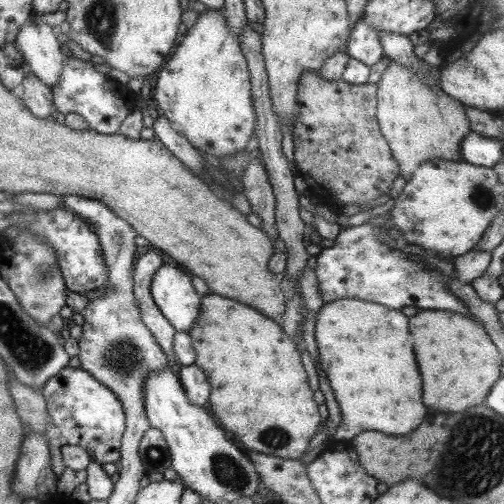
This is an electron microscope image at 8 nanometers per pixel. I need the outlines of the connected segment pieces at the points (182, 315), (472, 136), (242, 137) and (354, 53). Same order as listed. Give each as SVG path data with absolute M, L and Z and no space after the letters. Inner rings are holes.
M164 259L151 276L149 294L176 332L187 332L193 326L200 296L191 284L190 274L180 272L172 261Z
M470 131L459 144L461 160L473 166L487 166L492 168L503 158L503 147L499 139L482 137Z
M207 9L206 11L199 12L199 16L195 23L191 28L189 28L189 30L187 30L187 34L185 34L183 40L177 45L173 55L162 64L159 71L154 75L156 80L153 90L153 100L155 104L157 104L156 111L158 114L163 114L163 116L169 120L173 130L182 134L193 148L201 150L201 152L205 152L205 154L211 154L211 156L215 156L215 158L223 158L223 156L229 156L229 154L235 154L235 152L239 152L239 150L244 150L247 141L252 138L255 112L253 112L253 104L251 104L249 75L246 61L240 51L238 38L235 37L235 34L233 34L231 30L229 30L229 26L227 26L227 22L225 22L225 18L223 18L222 9Z
M362 17L355 24L348 34L345 53L359 63L373 66L384 57L378 33L365 25Z

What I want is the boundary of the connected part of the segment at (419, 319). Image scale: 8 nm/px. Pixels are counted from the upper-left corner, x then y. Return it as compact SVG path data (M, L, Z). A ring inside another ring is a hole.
M419 310L409 318L409 332L413 336L413 352L423 380L423 404L441 412L461 412L484 400L499 378L502 358L483 326L477 326L465 314L449 310Z

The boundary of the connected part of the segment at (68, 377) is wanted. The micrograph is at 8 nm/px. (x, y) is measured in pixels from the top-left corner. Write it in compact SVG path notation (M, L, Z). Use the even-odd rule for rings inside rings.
M65 366L51 376L40 389L45 399L50 422L66 444L77 445L91 457L92 462L103 466L120 458L120 438L124 432L124 411L115 394L89 372L78 366Z

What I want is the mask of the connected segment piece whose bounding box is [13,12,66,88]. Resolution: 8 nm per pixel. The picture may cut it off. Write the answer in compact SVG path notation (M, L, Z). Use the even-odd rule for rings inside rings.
M34 12L25 24L21 25L21 30L13 43L29 65L31 73L51 88L59 79L66 51L57 42L53 27L37 18L33 20L33 15Z

